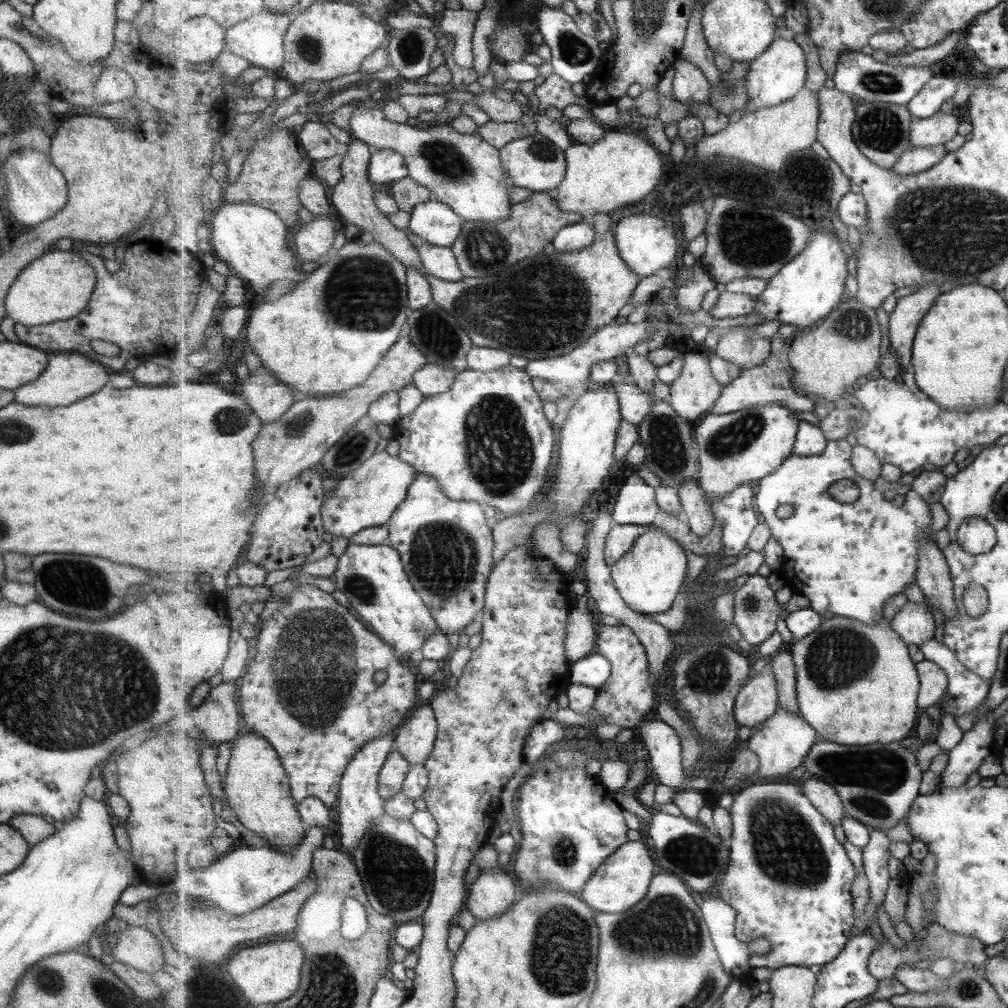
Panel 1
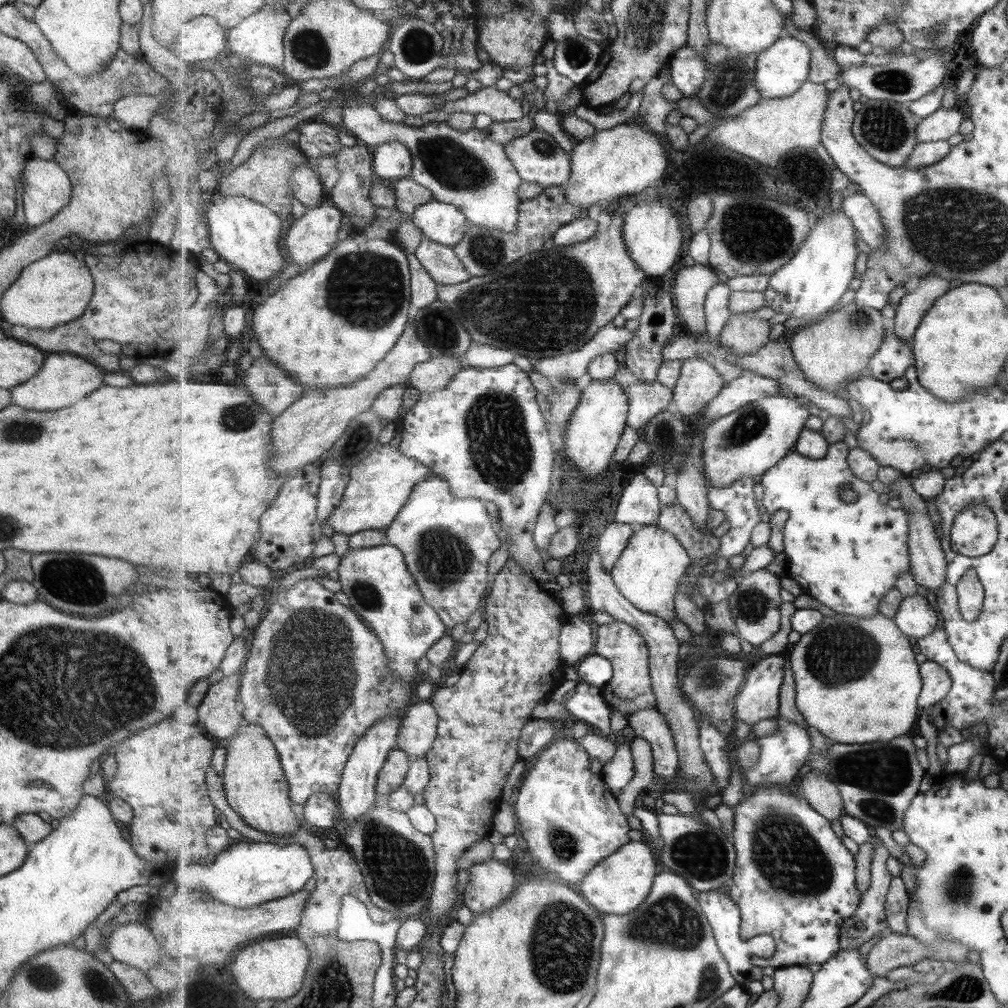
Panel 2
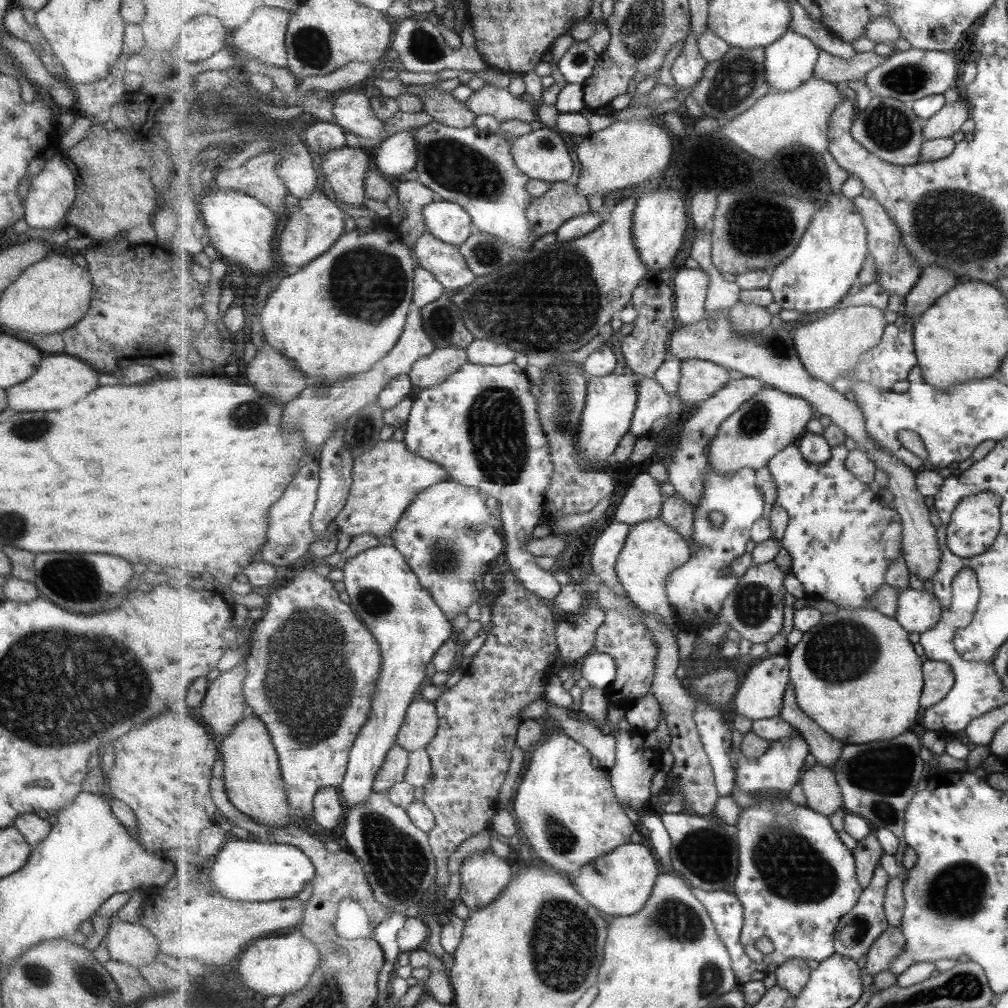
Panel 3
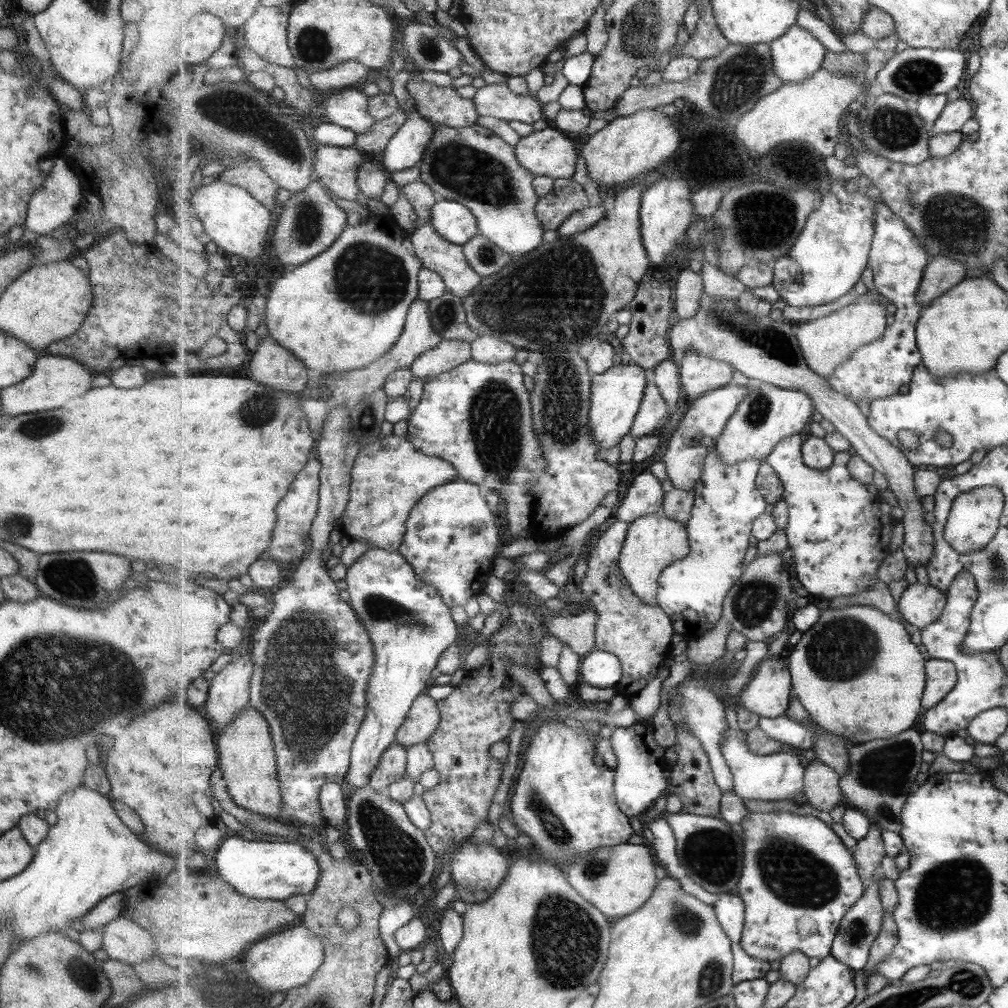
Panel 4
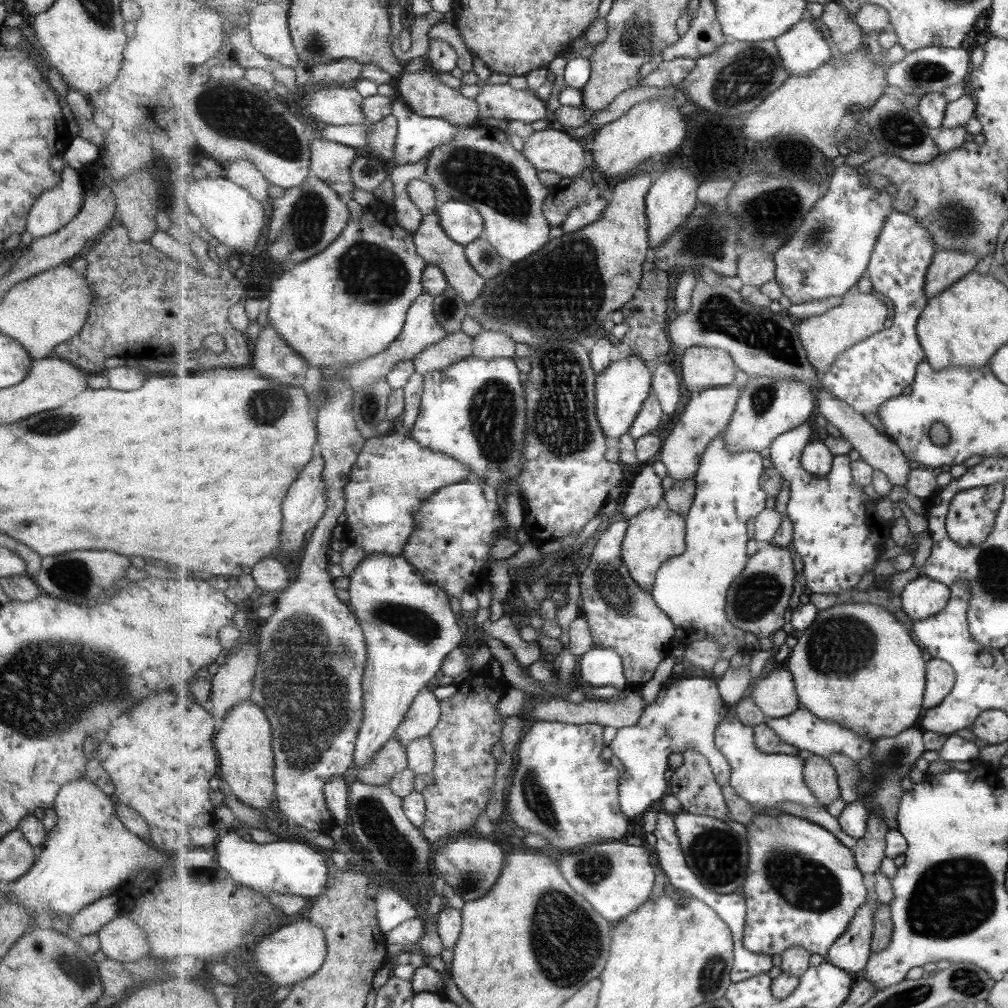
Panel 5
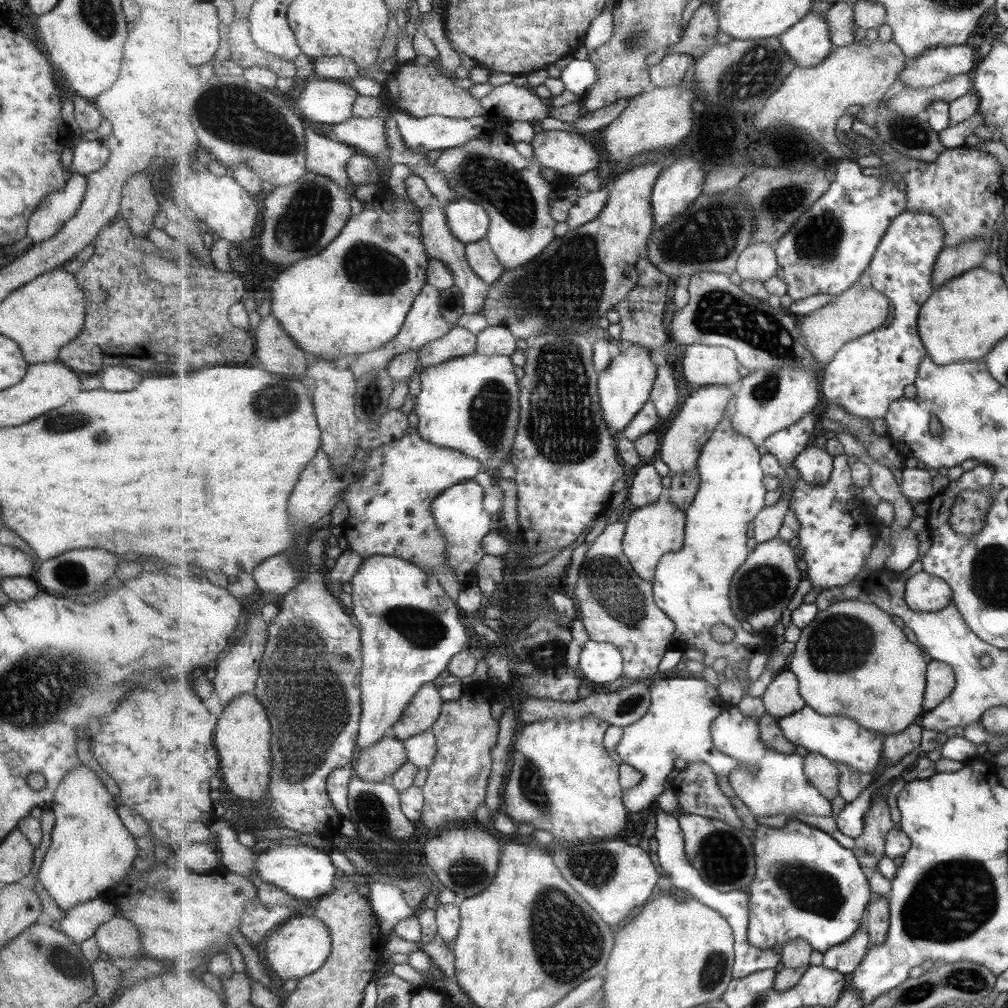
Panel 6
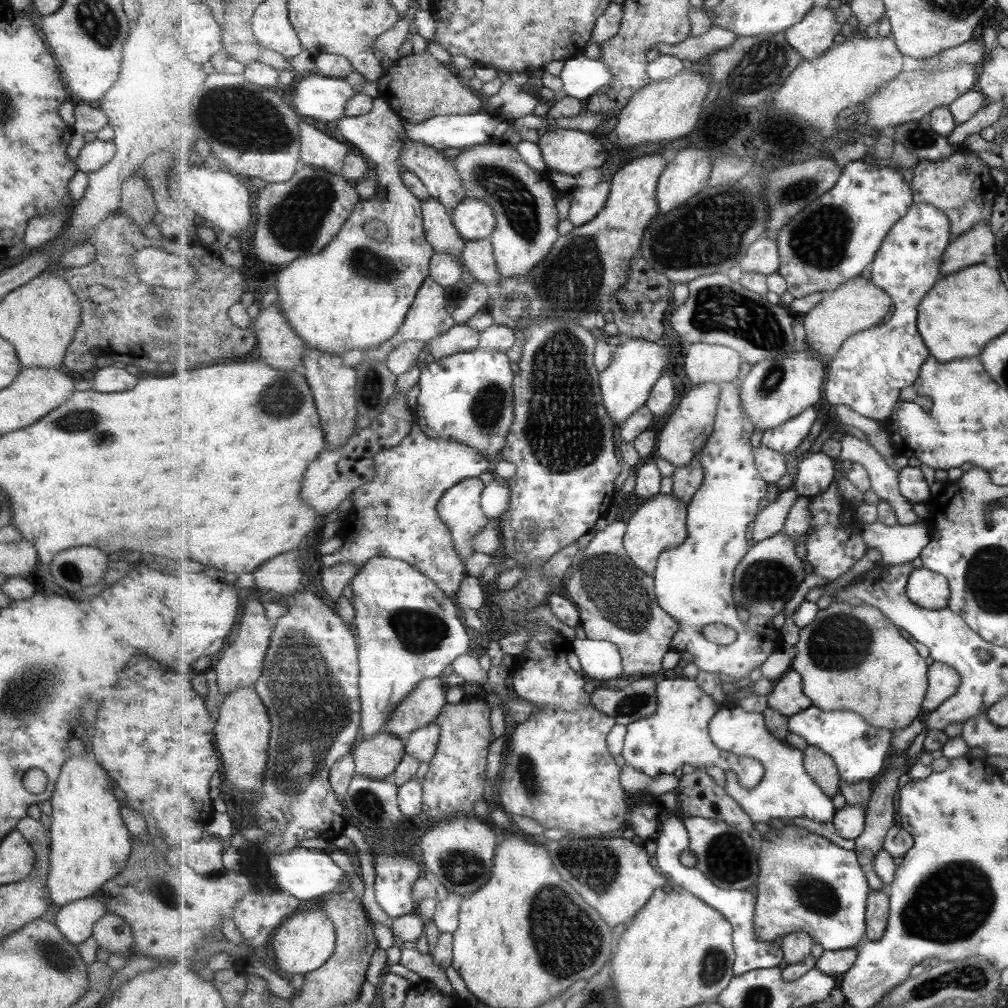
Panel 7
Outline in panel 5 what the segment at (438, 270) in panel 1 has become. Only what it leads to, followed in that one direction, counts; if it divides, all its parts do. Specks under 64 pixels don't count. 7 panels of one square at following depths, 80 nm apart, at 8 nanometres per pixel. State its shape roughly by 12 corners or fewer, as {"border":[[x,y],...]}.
{"border":[[425,215],[416,233],[420,255],[444,271],[470,304],[487,284],[466,246],[445,233],[441,216]]}

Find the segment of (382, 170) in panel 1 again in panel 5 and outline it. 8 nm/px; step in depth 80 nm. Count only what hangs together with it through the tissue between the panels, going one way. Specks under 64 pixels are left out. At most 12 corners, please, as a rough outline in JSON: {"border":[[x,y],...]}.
{"border":[[399,100],[394,167],[425,160],[461,128]]}

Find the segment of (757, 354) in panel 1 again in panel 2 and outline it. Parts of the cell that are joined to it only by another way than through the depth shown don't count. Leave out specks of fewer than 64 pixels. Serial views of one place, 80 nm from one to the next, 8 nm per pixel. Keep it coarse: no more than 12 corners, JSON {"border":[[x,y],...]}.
{"border":[[754,312],[733,314],[720,344],[736,356],[770,342],[771,325]]}

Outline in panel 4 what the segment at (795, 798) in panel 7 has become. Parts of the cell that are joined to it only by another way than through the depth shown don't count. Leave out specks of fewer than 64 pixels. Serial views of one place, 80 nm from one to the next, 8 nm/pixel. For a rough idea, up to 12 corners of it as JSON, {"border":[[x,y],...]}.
{"border":[[744,736],[722,749],[742,799],[804,794],[807,763],[797,751],[752,756]]}

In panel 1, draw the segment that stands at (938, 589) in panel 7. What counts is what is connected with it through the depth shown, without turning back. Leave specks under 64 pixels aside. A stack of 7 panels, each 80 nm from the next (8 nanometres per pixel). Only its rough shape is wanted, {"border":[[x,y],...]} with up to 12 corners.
{"border":[[909,602],[892,621],[907,645],[935,638],[927,604]]}

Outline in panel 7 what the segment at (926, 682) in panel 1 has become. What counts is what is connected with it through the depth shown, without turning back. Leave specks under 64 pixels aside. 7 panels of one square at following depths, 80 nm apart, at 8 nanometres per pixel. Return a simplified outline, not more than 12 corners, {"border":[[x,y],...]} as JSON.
{"border":[[934,661],[928,672],[924,712],[957,694],[961,675]]}

